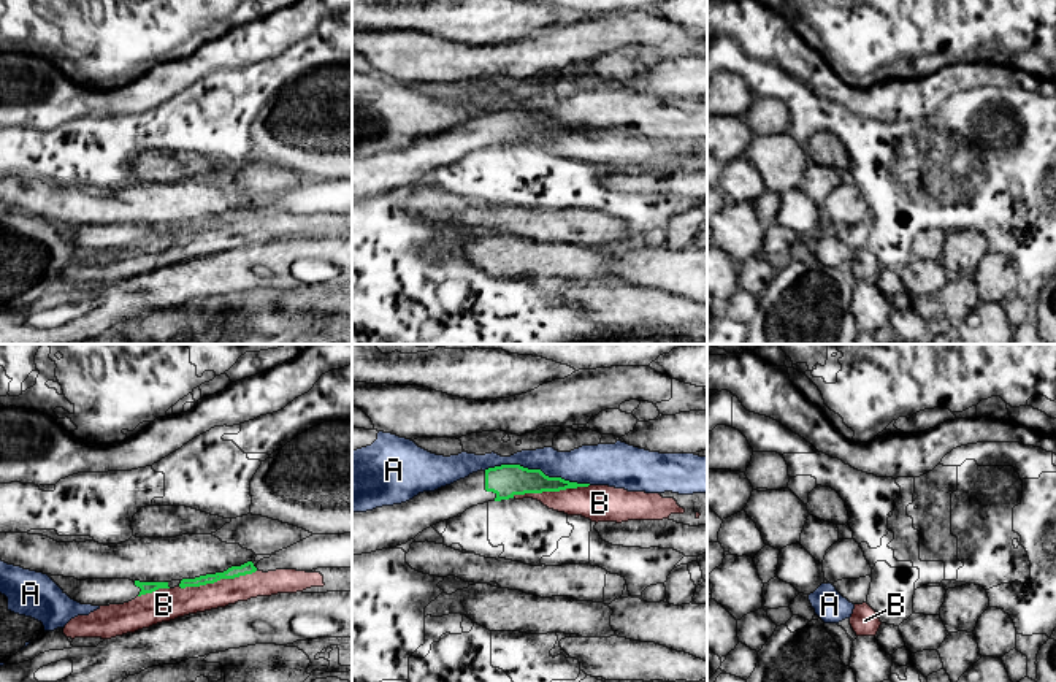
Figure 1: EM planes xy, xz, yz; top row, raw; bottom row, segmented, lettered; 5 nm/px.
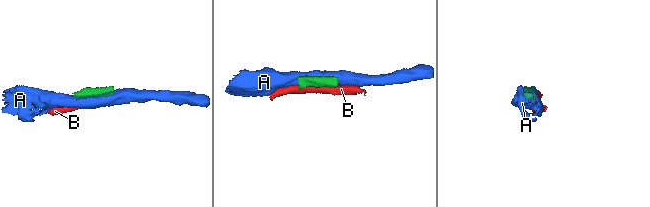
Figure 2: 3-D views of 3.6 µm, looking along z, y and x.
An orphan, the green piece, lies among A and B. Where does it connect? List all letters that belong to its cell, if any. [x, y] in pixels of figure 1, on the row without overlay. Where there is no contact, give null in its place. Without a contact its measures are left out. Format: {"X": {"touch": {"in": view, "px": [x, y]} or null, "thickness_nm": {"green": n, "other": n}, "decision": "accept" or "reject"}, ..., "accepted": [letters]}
{"A": {"touch": {"in": "xz", "px": [538, 114]}, "thickness_nm": {"green": 160, "other": 190}, "decision": "reject"}, "B": {"touch": {"in": "xz", "px": [550, 135]}, "thickness_nm": {"green": 160, "other": 190}, "decision": "reject"}, "accepted": []}

